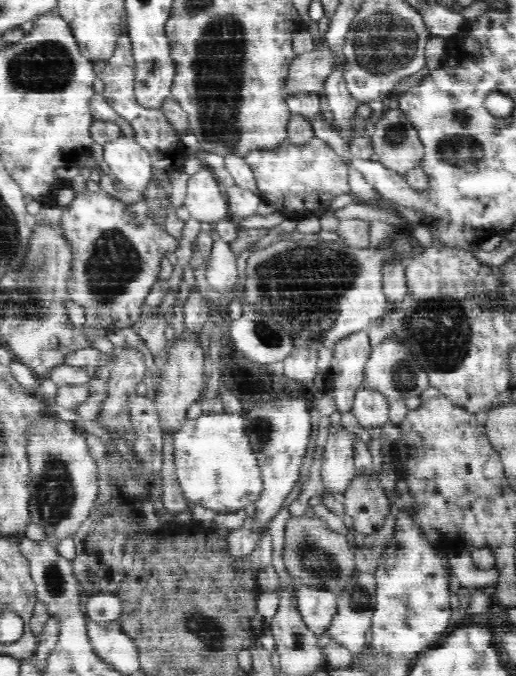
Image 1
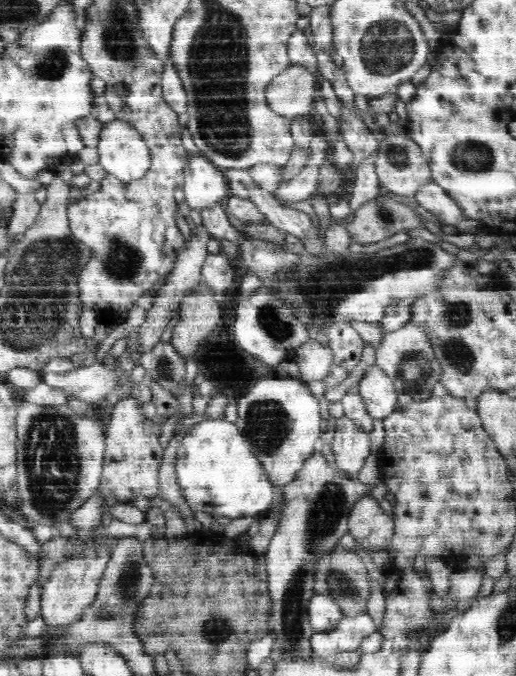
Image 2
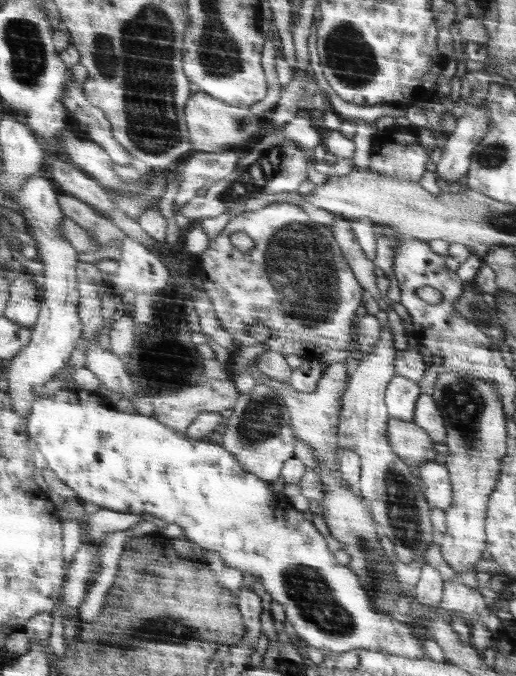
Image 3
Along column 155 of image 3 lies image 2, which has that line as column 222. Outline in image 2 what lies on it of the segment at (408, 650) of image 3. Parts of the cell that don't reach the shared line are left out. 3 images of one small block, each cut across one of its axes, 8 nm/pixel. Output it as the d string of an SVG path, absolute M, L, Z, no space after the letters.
M209 418L187 428L177 444L177 484L193 511L208 512L213 518L262 516L276 503L272 485L252 454L248 439L236 424L224 418Z

